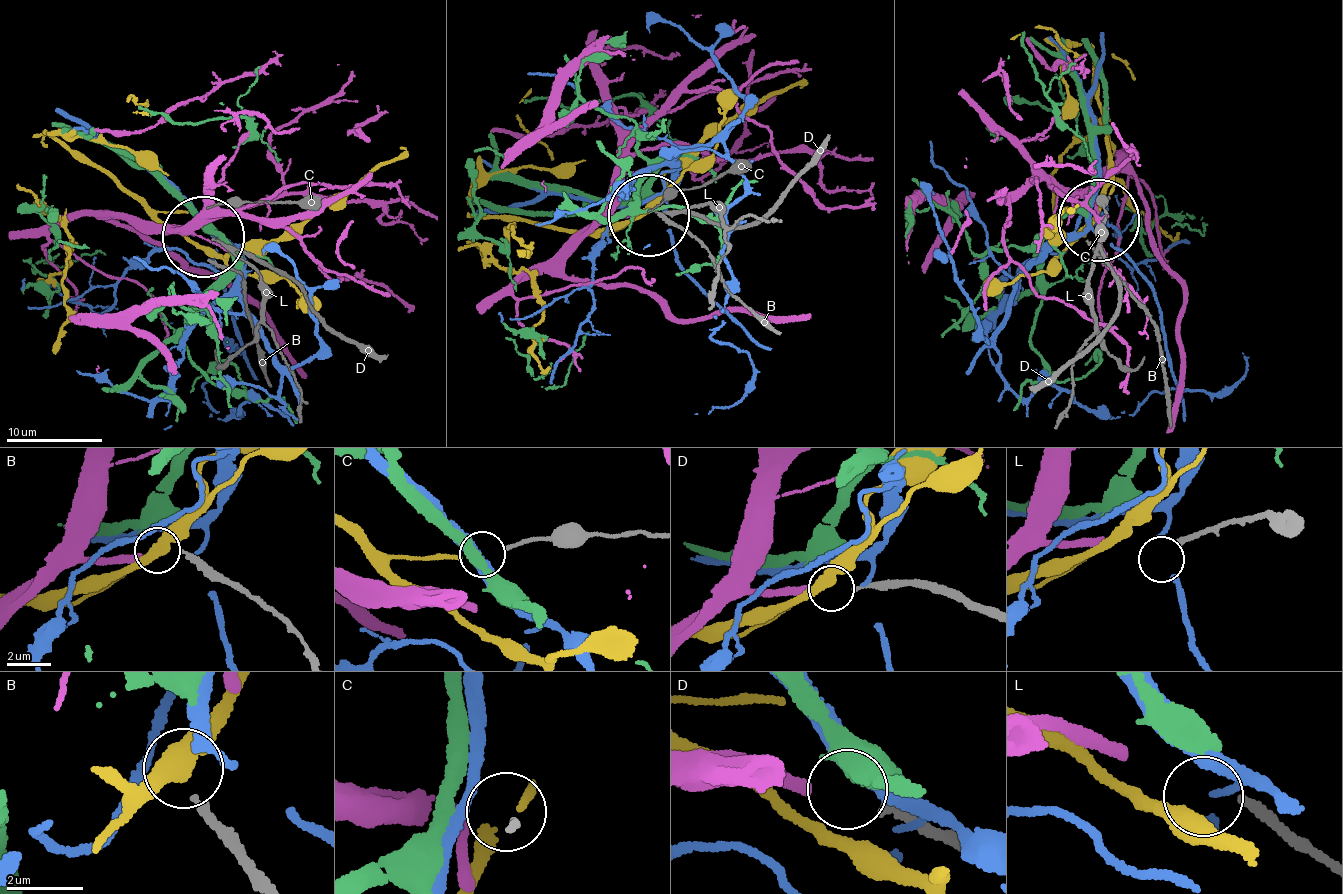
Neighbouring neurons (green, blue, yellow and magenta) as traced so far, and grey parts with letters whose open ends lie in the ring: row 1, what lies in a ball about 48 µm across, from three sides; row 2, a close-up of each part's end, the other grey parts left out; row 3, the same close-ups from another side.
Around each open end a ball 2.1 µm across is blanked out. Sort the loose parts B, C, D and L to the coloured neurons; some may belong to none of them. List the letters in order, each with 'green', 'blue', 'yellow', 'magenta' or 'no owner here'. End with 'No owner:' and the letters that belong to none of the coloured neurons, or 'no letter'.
B: no owner here
C: yellow
D: magenta
L: no owner here
No owner: B, L

